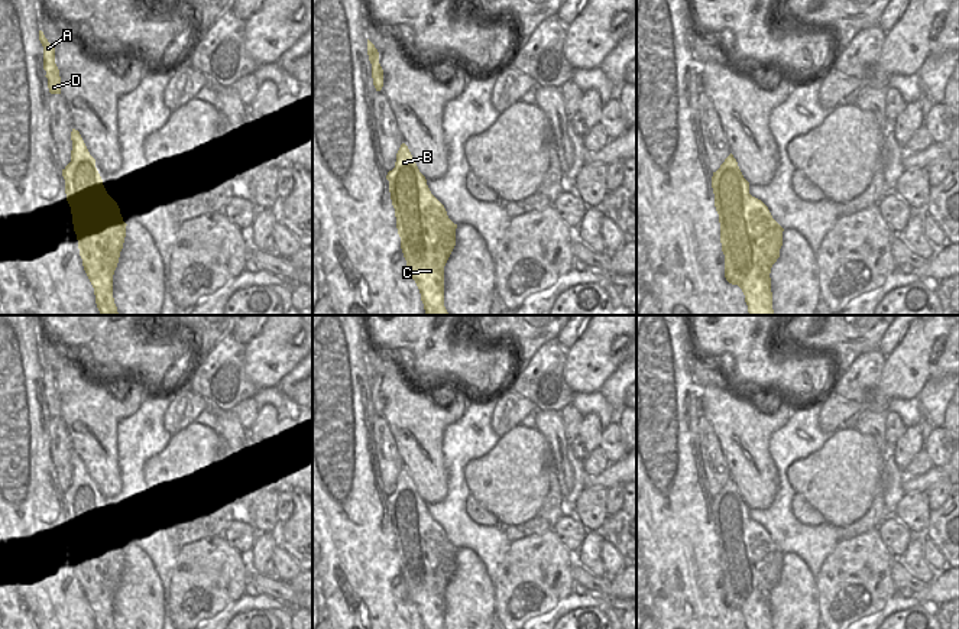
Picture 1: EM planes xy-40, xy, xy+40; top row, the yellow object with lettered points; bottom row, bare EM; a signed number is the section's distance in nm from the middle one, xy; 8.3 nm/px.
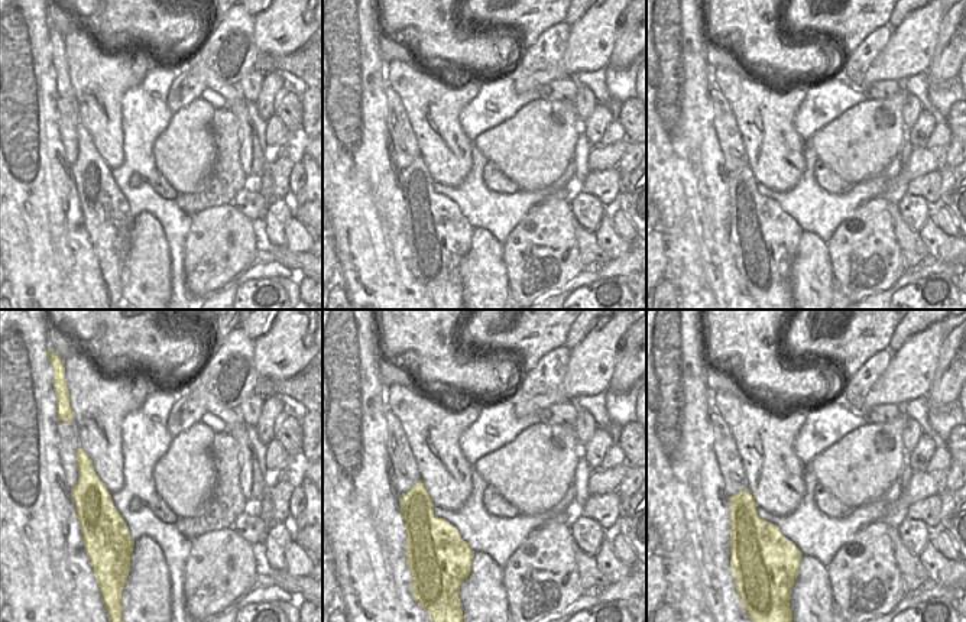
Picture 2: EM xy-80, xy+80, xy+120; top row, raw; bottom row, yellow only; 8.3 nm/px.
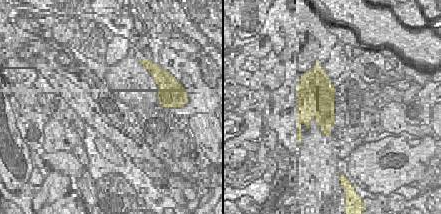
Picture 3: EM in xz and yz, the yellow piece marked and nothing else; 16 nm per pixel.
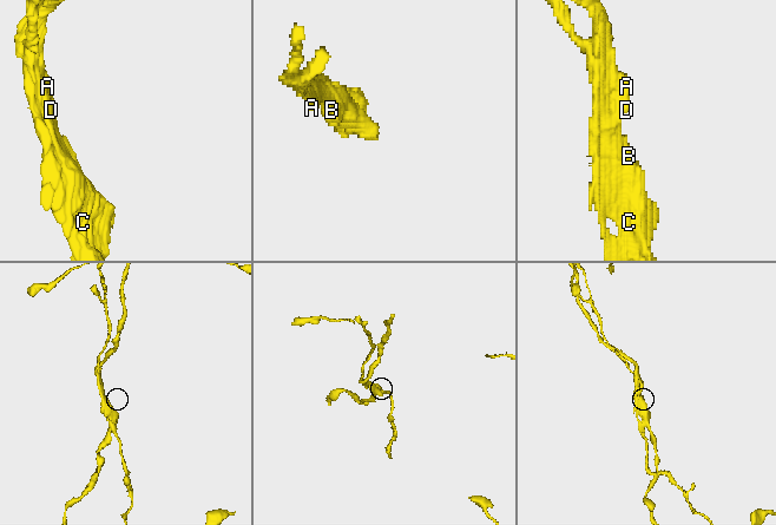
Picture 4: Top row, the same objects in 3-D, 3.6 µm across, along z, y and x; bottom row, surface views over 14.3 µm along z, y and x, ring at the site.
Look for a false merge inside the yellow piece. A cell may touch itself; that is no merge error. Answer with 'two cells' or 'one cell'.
two cells

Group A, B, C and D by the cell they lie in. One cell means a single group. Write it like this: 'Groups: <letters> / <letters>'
Groups: A C D / B

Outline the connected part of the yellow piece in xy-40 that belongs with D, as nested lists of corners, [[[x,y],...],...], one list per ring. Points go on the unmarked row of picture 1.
[[[39,354],[39,364],[43,370],[43,380],[48,383],[48,393],[45,401],[48,402],[49,416],[61,418],[61,401],[55,388],[55,372],[48,366],[42,354]]]

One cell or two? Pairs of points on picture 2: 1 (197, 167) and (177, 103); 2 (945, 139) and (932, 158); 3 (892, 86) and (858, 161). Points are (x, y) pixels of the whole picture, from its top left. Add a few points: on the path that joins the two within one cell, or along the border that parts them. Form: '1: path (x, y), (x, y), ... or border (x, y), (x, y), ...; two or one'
1: border (200, 97), (174, 113); two
2: border (947, 145), (927, 148); two
3: border (901, 87), (885, 99), (866, 99); two

